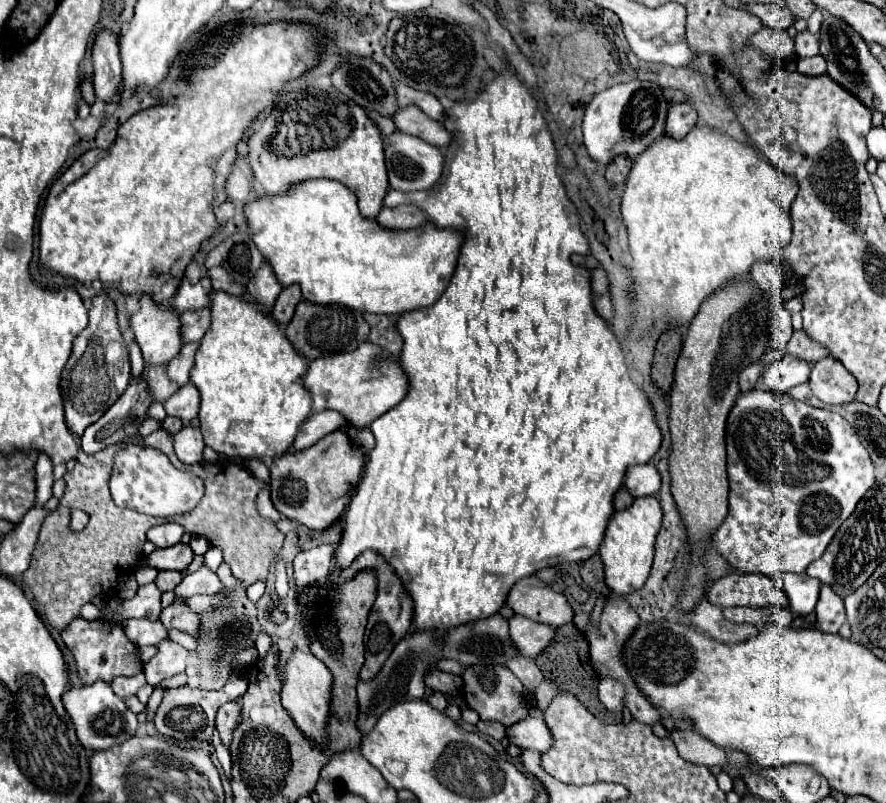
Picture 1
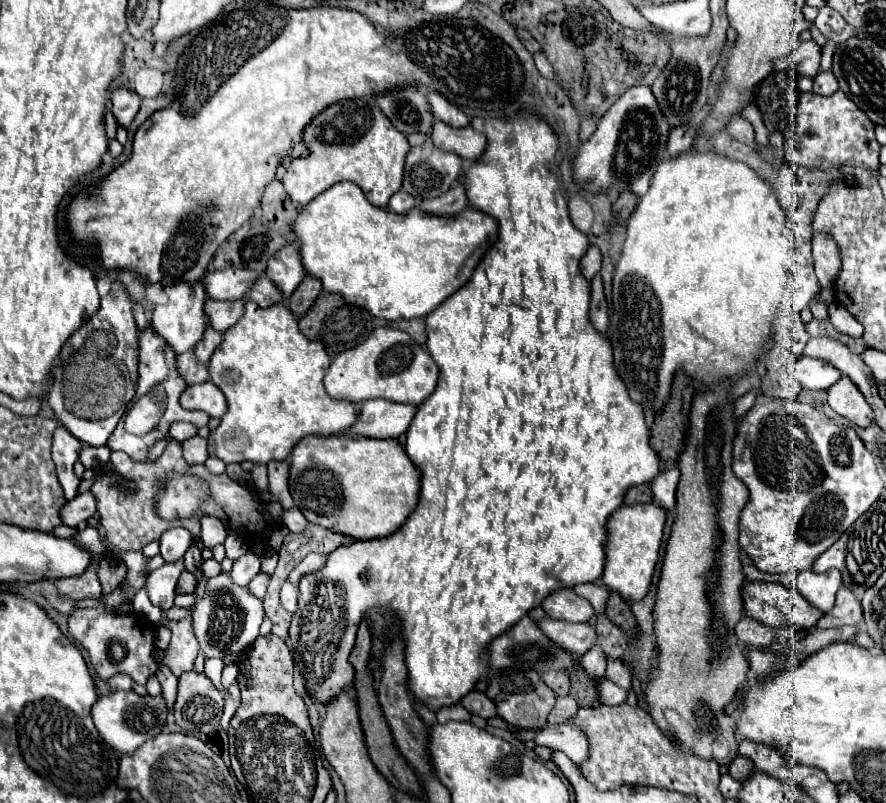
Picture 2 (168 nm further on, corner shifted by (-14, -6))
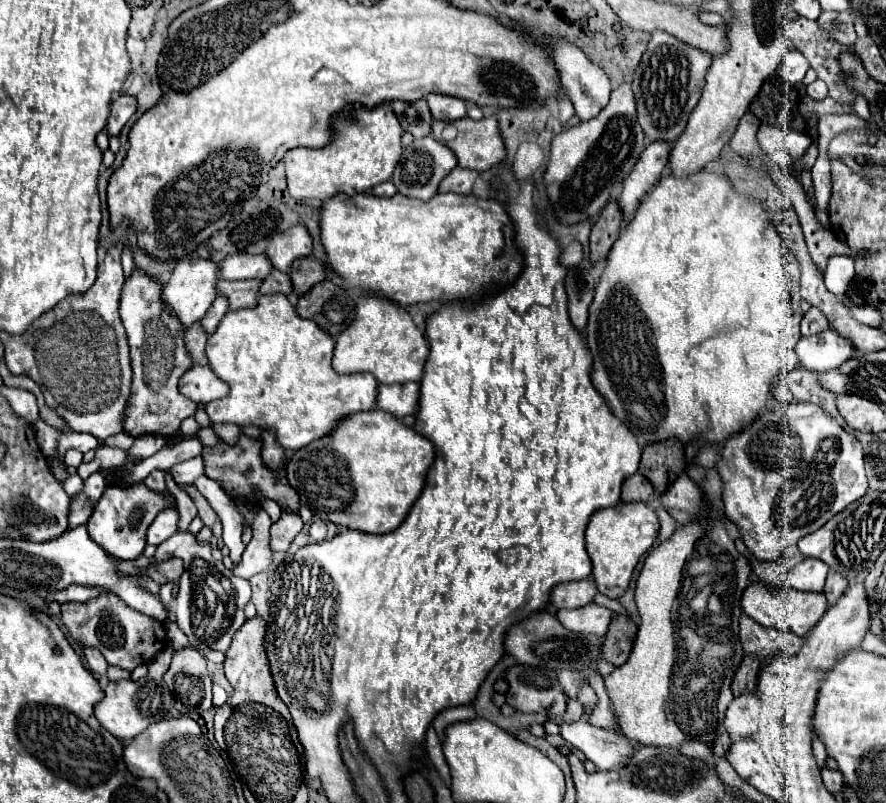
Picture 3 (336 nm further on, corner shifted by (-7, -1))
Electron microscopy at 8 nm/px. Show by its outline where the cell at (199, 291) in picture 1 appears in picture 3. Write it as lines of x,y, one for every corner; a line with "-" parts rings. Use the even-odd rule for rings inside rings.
229,255
219,263
219,279
243,281
243,279
265,279
273,267
265,255

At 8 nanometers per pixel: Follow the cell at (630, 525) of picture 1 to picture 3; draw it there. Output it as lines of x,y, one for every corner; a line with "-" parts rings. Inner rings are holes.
619,501
613,507
599,509
591,517
585,535
587,553
593,563
593,581
603,595
617,599
627,591
633,569
637,567
641,555
655,543
657,533
659,533
659,519
647,503

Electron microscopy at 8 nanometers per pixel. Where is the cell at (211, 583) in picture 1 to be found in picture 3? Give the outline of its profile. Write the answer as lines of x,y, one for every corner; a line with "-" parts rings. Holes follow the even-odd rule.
261,509
255,517
255,525
253,525
253,539
251,543
245,547
241,561
231,569
233,575
237,577
245,577
251,579
255,573
261,573
265,569
269,569
271,561
273,561
273,551
269,547
269,527
271,527
271,519
269,515

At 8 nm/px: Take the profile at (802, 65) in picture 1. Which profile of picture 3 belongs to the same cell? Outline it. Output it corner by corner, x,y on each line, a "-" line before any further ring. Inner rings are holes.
817,79
817,81
813,81
811,85
807,85
807,95
809,95
811,99
817,99
817,101
825,99
825,97
827,97
827,85
825,85
825,81

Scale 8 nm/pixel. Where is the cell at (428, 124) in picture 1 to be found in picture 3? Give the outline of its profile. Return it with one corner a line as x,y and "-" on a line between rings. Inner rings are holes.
463,117
453,123
433,121
431,135
437,141
445,143
457,155
459,165
465,169
487,171
505,159
505,147
503,147
503,139
499,135
495,117
483,117
481,121
-
447,125
453,125
457,129
455,139
451,139
451,141
443,139
443,135
441,135

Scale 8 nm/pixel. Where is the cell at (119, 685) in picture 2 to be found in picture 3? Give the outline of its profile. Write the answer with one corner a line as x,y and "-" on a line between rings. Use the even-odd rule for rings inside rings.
83,649
85,651
85,657
87,657
87,665
89,665
89,669
93,671
93,673
97,673
97,675
105,675
107,673
107,667
109,667
109,663
105,661
105,657
101,655
101,651
97,651
97,649

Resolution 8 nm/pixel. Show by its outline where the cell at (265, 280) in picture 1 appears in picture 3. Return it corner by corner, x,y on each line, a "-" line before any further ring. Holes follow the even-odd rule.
295,225
283,233
277,233
269,241
265,255
271,261
273,269
287,273
291,263
299,257
311,255
311,249
313,249
313,243
307,229
303,225

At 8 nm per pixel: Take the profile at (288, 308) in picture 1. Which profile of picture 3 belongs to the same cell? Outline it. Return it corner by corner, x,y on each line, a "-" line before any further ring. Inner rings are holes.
315,257
297,259
289,269
289,277
291,277
291,283
293,283
293,293
303,297
313,285
317,285
325,279
323,263

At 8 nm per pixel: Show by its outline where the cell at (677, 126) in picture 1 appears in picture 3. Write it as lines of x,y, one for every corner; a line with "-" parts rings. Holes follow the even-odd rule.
655,141
643,151
641,163
637,163
637,171
633,171
629,179
625,179
623,193
617,197
625,217
635,211
639,199
657,183
657,179
661,177
663,169
669,163
669,153
671,145
665,141

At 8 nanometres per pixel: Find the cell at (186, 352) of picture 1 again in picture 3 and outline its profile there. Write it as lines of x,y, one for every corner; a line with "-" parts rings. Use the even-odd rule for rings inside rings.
217,297
217,299
213,301
213,305
209,307
209,311
205,313
205,317
199,321
201,327
203,327
203,331
205,331
207,335
213,335
215,329
219,327
219,323
221,323
221,319
223,319
225,313
227,313
227,301
225,301
223,297

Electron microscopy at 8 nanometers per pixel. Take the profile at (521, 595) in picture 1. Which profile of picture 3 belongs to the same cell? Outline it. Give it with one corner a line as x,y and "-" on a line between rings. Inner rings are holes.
583,579
583,581
569,581
569,583
561,583
557,585
551,595
549,601
557,607
557,609
579,609
585,607
593,601
593,595
597,593
597,587
593,585
591,579

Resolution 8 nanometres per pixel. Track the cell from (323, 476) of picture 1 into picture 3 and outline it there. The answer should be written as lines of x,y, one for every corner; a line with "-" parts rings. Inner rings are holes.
365,411
339,419
333,431
295,451
285,465
285,477
299,493
301,505
309,507
321,519
349,529
381,535
397,529
403,523
409,507
421,493
425,471
433,463
433,455
433,445
425,437
415,435
415,431
405,427
401,421
391,419
391,415
385,415
383,411

